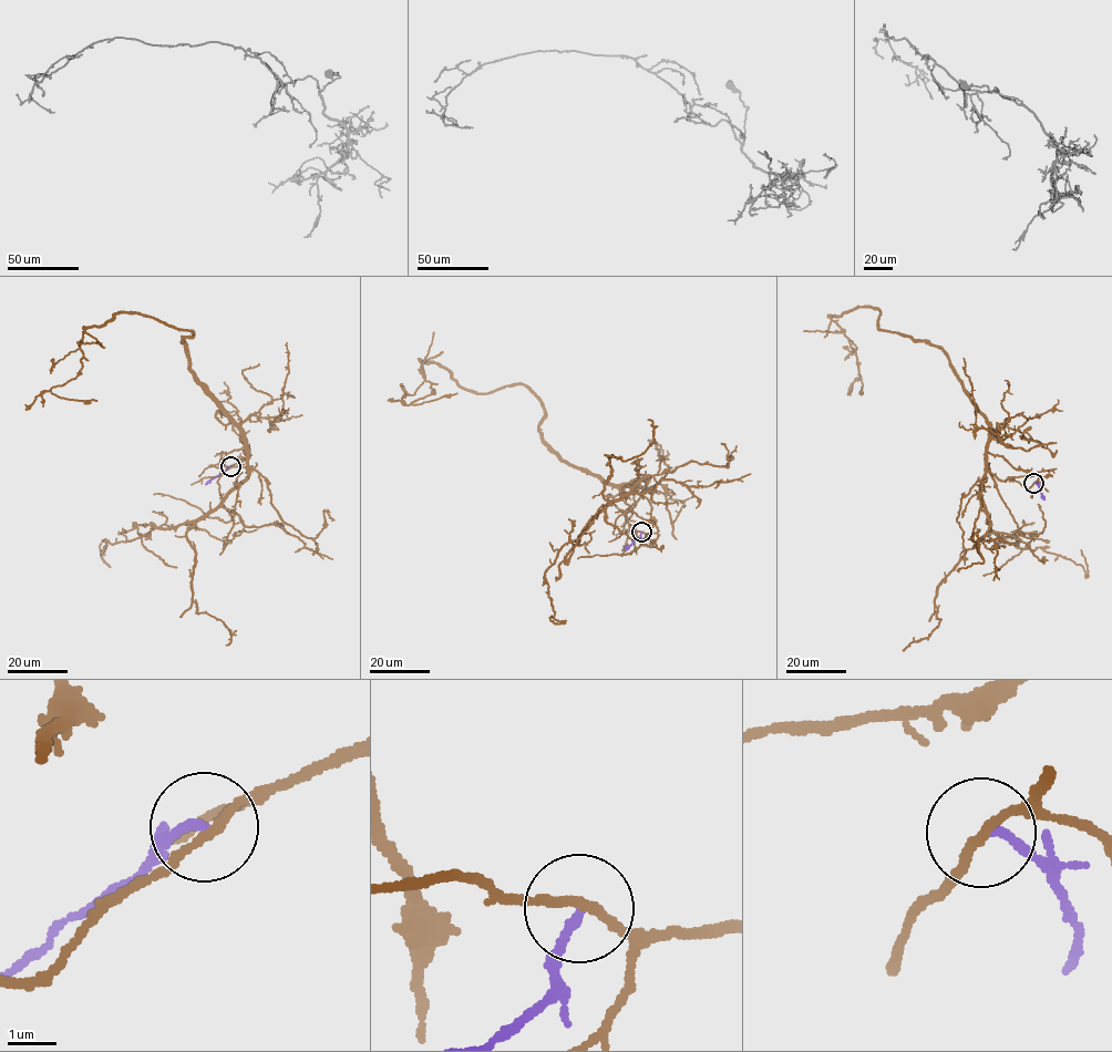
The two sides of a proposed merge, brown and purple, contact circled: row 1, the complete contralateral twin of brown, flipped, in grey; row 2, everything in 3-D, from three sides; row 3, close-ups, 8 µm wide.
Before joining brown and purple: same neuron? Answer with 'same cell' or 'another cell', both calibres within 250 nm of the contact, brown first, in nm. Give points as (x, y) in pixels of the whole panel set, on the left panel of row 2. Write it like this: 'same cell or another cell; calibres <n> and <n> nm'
another cell; calibres 170 and 170 nm

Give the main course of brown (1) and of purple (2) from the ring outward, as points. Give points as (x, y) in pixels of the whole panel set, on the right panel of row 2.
1: (1033, 483), (987, 451), (987, 418), (947, 354), (878, 329), (876, 308), (831, 317), (861, 392)
2: (1033, 483), (1043, 499)

